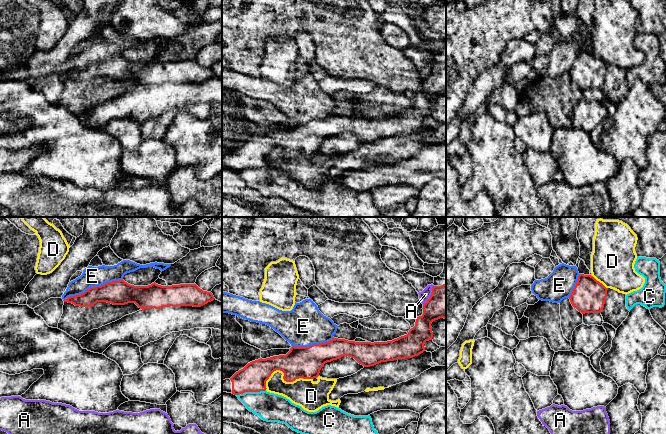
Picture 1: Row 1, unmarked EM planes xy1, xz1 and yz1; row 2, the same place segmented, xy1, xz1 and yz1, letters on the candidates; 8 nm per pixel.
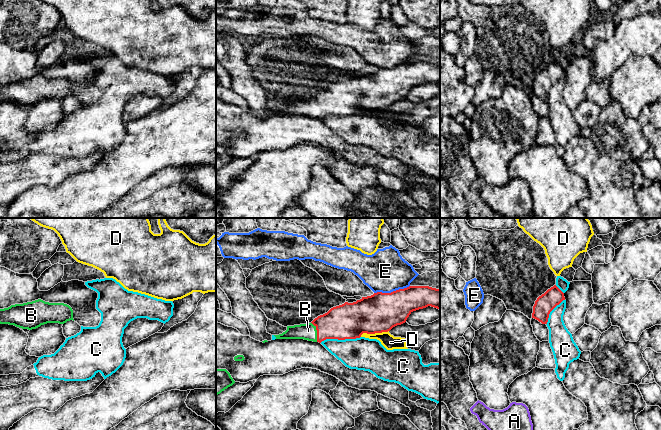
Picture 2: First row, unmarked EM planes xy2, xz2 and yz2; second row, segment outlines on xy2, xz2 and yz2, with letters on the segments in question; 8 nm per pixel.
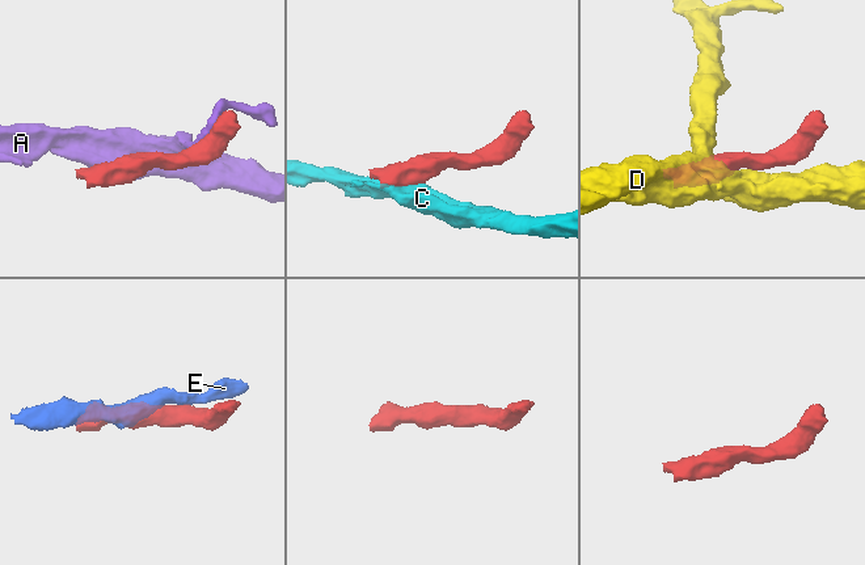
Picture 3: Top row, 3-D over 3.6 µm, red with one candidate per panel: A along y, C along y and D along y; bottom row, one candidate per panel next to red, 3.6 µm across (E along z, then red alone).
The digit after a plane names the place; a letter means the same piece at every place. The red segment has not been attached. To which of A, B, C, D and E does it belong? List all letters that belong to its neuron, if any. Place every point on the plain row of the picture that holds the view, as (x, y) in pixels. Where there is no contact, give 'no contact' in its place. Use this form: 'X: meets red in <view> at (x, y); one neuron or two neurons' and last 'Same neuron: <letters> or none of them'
A: meets red in xz1 at (431, 71); two neurons
B: meets red in xz2 at (317, 108); one neuron
C: meets red in xz2 at (340, 115); two neurons
D: meets red in xz1 at (283, 152); two neurons
E: meets red in xy1 at (93, 63); two neurons
Same neuron: B

